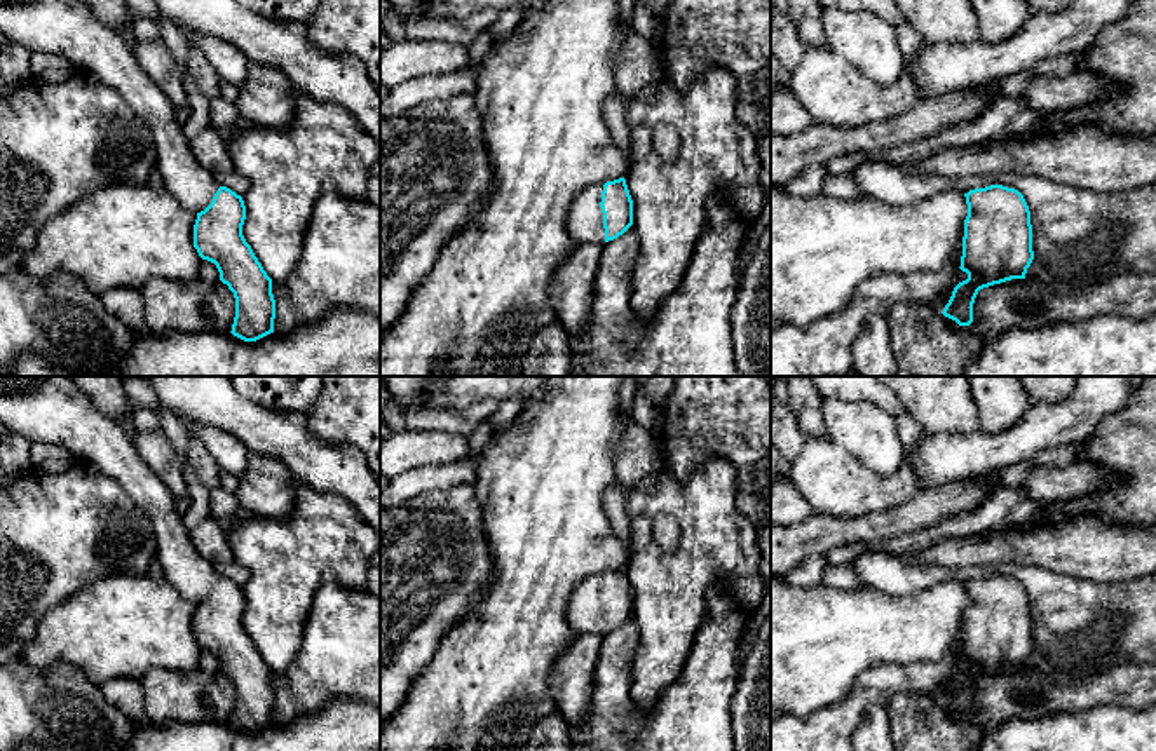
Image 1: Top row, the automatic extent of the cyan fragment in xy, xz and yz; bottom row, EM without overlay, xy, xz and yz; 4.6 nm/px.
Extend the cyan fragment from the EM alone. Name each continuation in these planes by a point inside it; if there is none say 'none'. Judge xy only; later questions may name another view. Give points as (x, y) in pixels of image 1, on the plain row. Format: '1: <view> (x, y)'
1: xy (54, 410)

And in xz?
1: xz (584, 610)

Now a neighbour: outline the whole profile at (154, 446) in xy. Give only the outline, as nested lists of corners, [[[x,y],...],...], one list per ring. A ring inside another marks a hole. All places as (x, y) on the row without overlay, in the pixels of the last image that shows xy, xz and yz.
[[[162,429],[133,432],[133,443],[141,460],[166,484],[174,500],[188,495],[183,465]]]

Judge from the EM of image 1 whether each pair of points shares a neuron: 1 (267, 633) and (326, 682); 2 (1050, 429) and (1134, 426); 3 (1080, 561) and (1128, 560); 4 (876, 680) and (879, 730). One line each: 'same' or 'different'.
1: different
2: different
3: same
4: different

